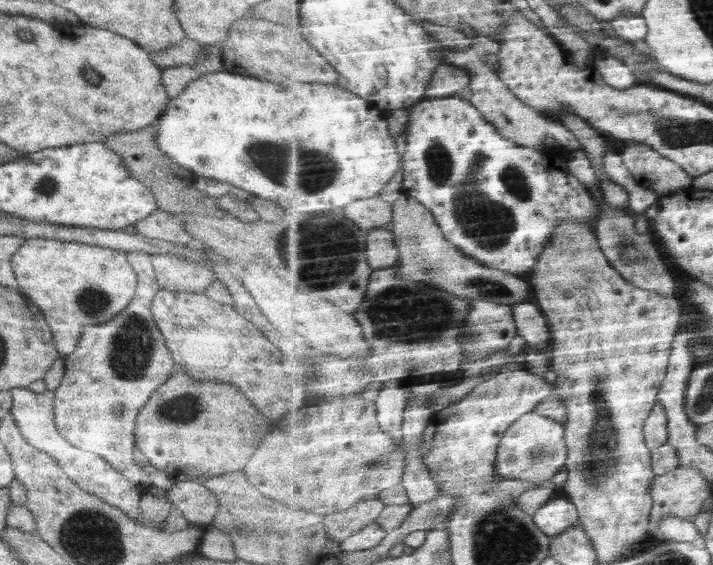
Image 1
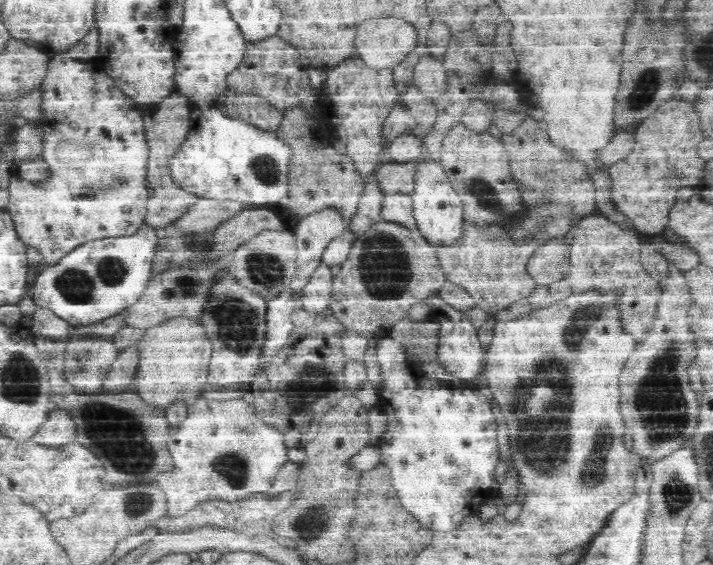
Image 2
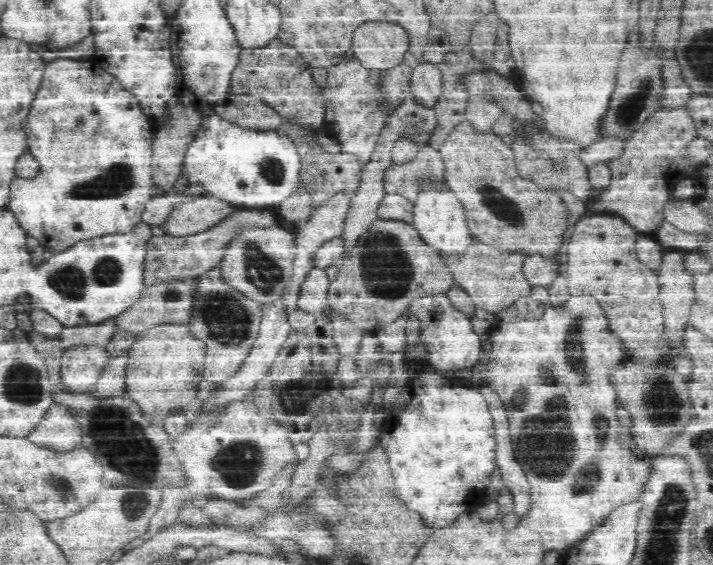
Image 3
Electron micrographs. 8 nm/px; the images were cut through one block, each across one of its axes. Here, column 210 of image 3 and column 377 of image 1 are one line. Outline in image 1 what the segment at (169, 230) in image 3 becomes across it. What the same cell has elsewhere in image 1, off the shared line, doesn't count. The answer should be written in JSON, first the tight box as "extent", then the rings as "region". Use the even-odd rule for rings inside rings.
{"extent":[344,196,394,232],"region":[[[378,196],[357,200],[344,211],[346,216],[355,220],[366,232],[377,228],[392,228],[394,222],[394,204]]]}

